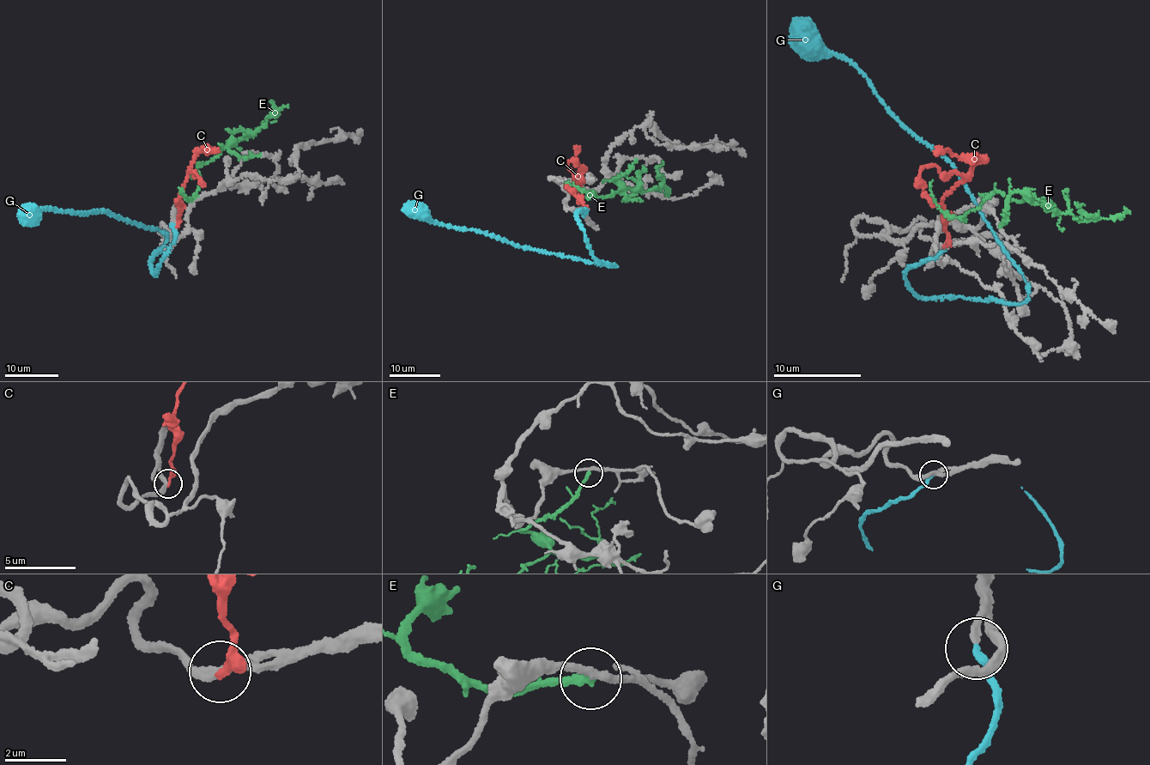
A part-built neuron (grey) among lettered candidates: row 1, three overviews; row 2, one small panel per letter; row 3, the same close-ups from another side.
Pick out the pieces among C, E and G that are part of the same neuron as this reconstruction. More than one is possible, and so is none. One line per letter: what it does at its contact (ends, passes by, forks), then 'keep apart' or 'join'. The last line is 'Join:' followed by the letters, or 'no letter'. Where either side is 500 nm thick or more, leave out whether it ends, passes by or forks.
C: it ends; keep apart
E: it ends; keep apart
G: it ends; join
Join: G

